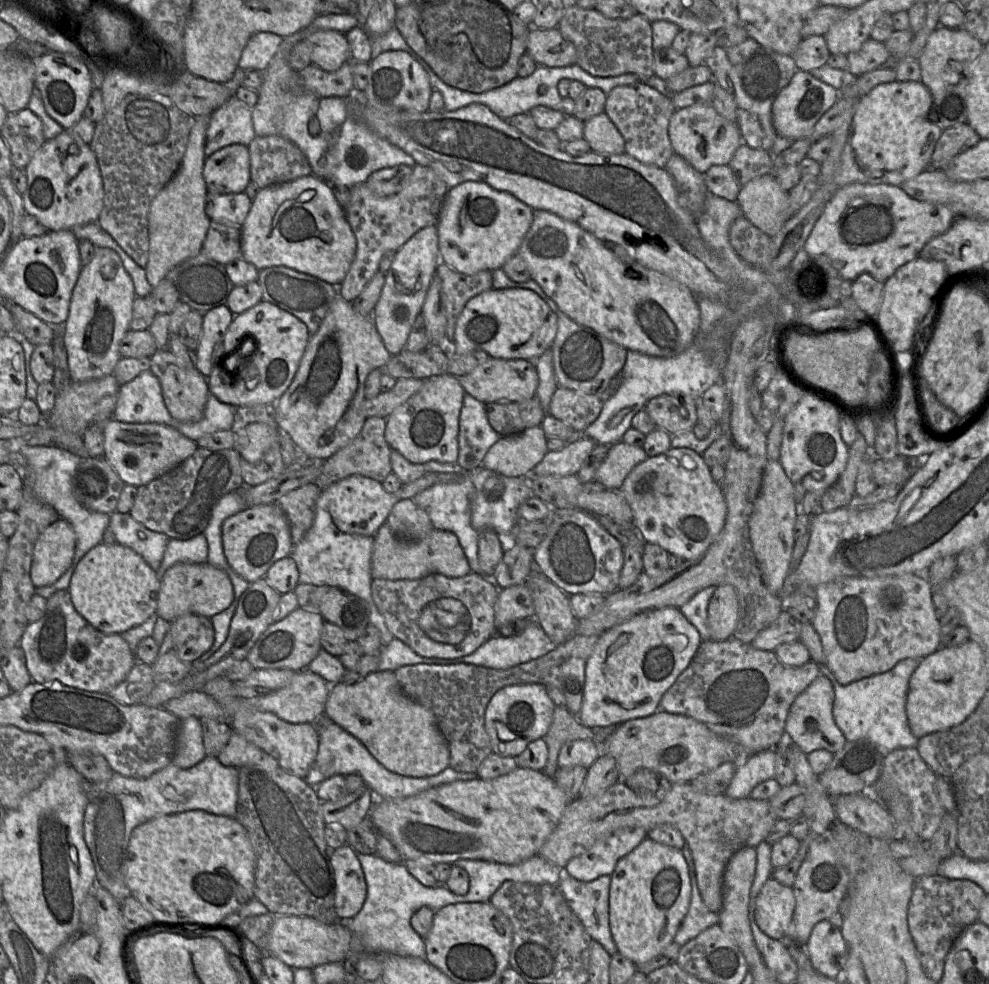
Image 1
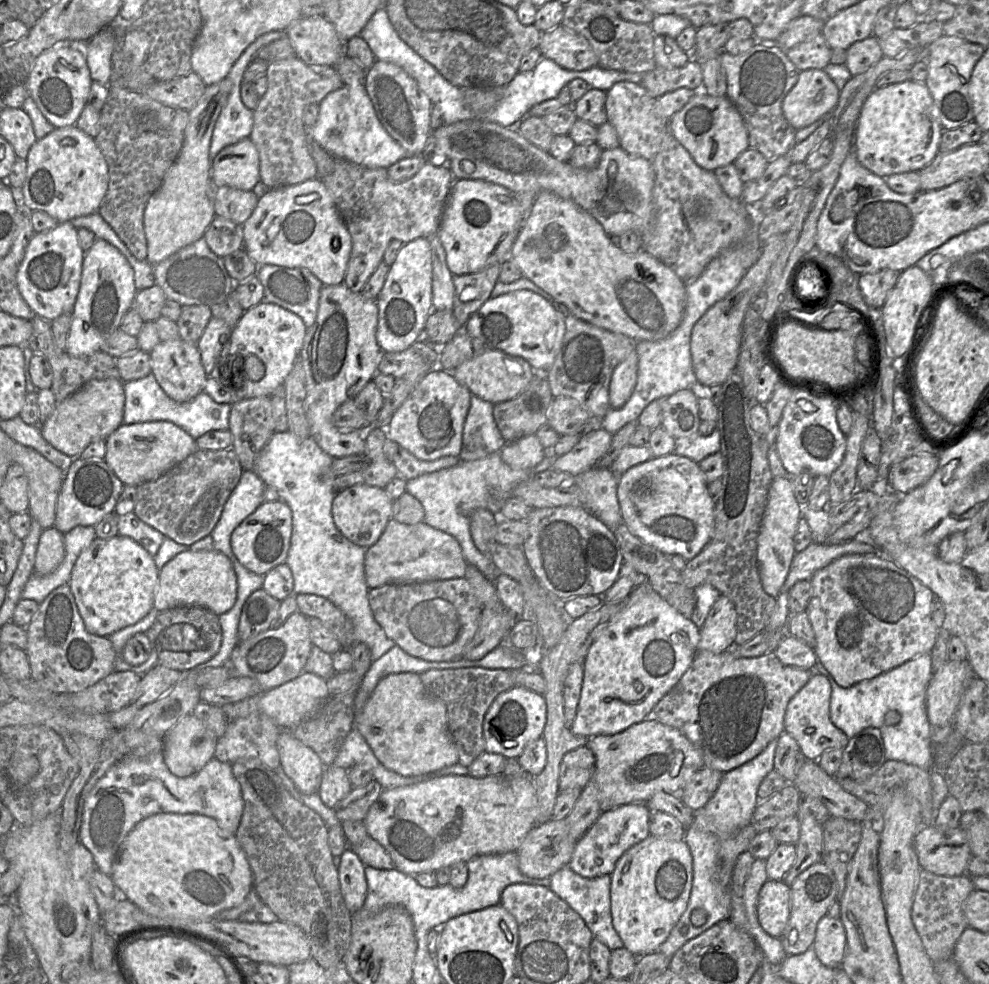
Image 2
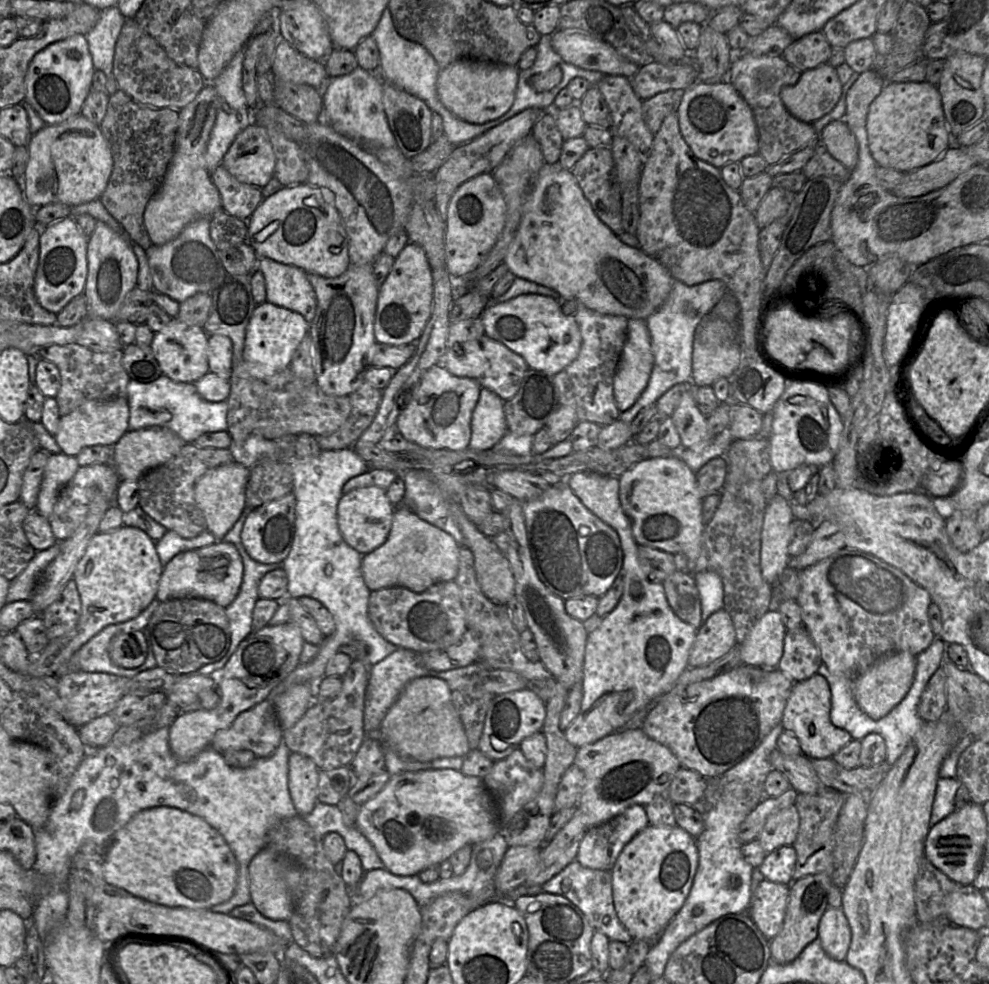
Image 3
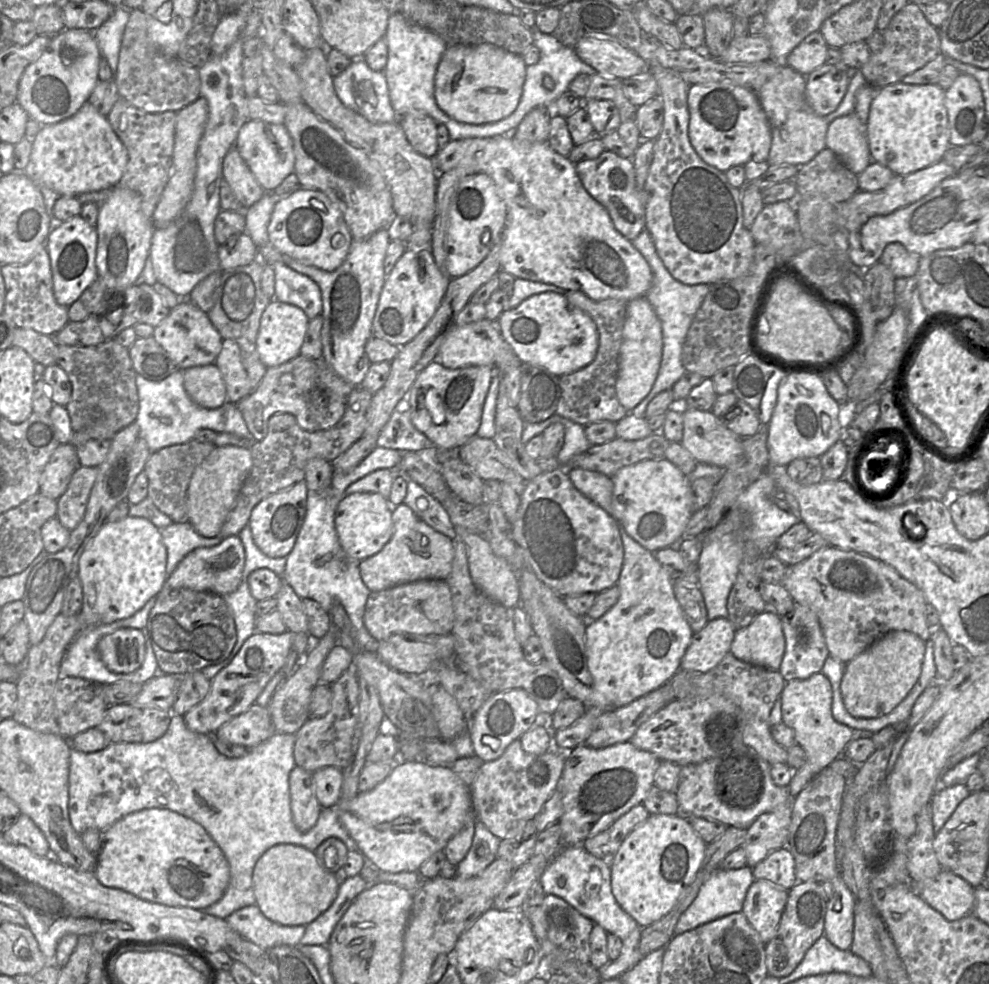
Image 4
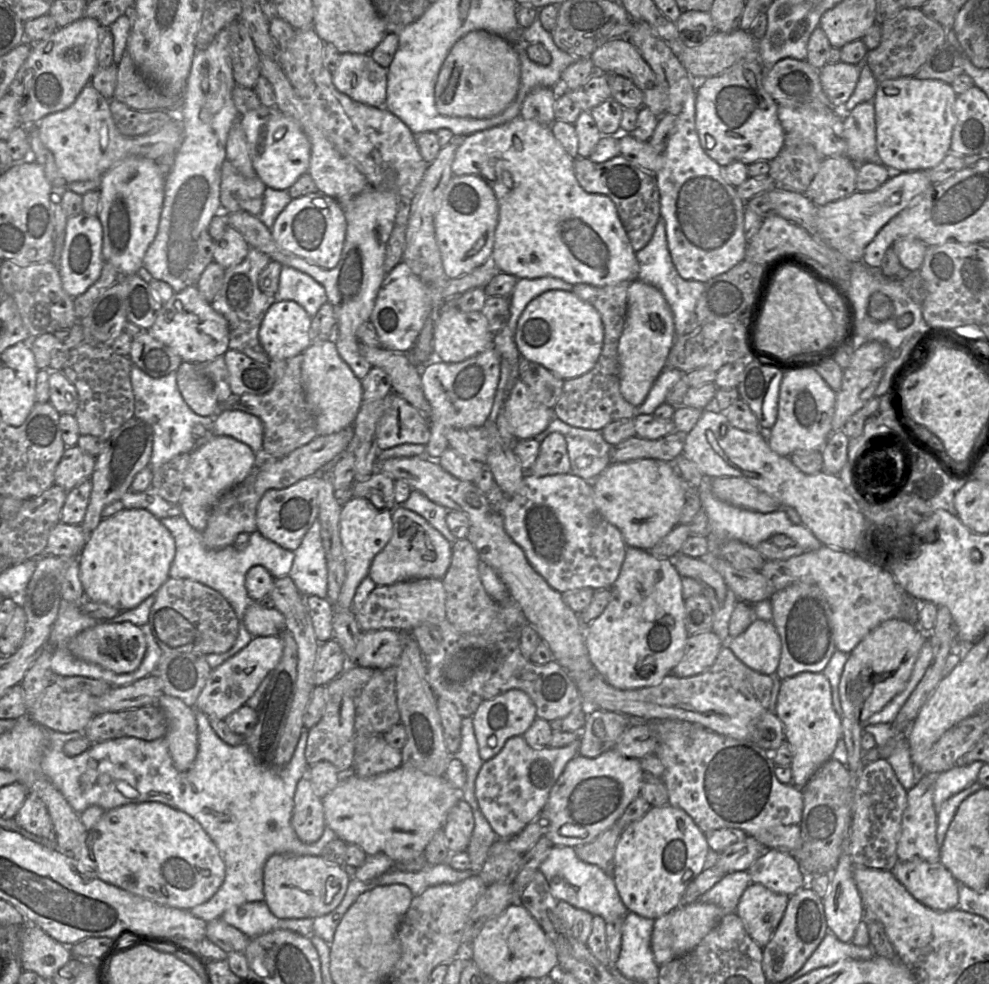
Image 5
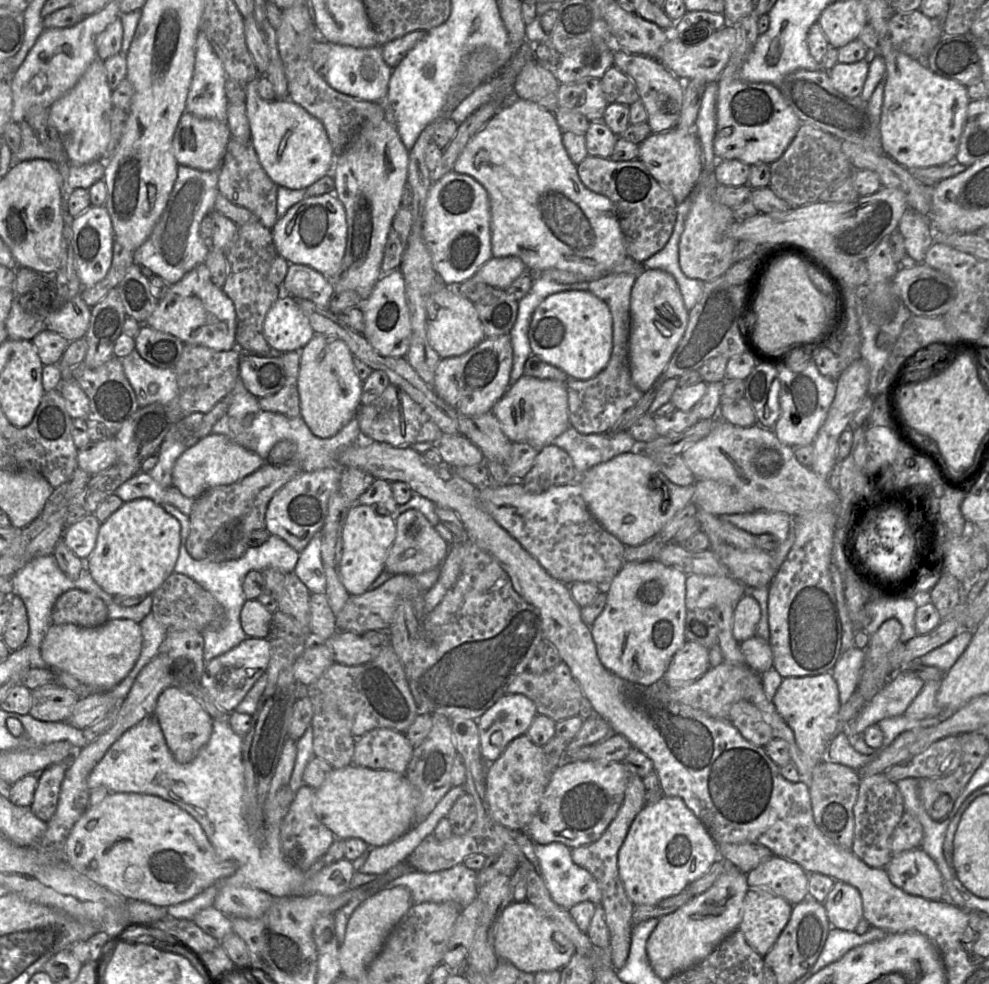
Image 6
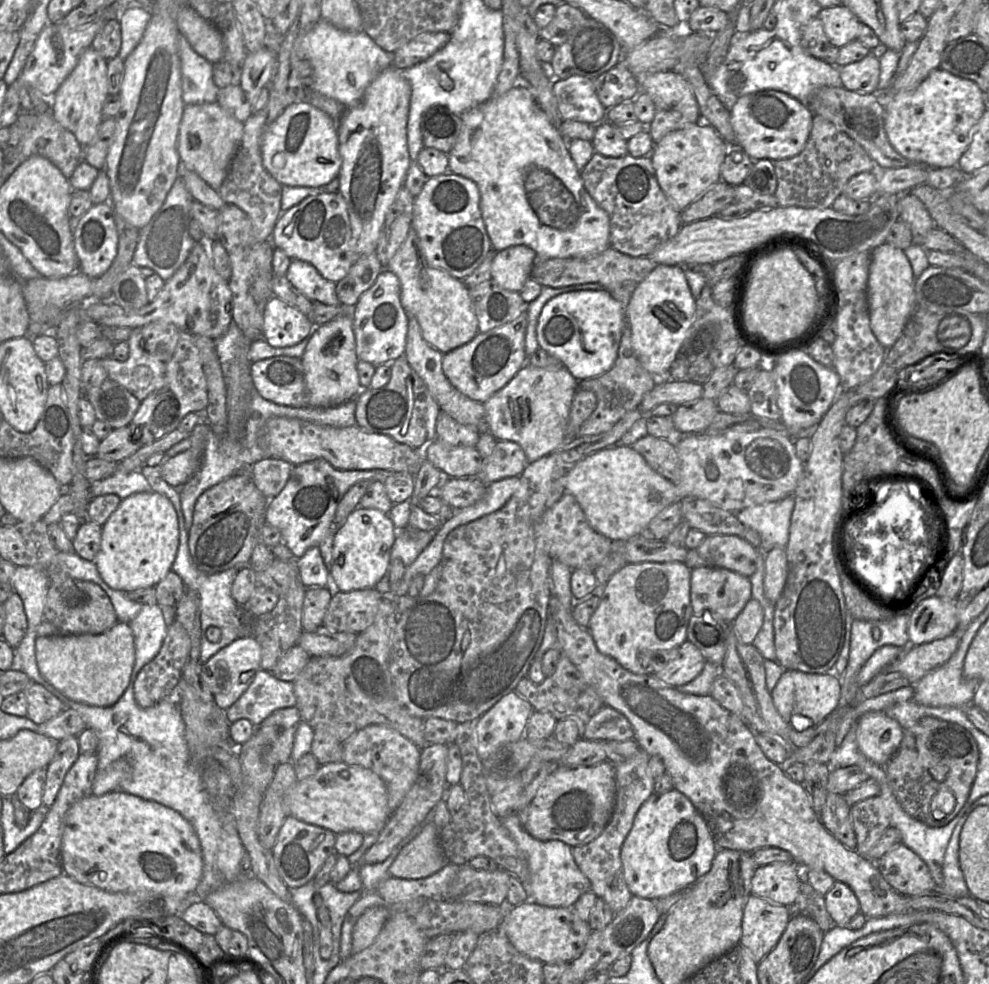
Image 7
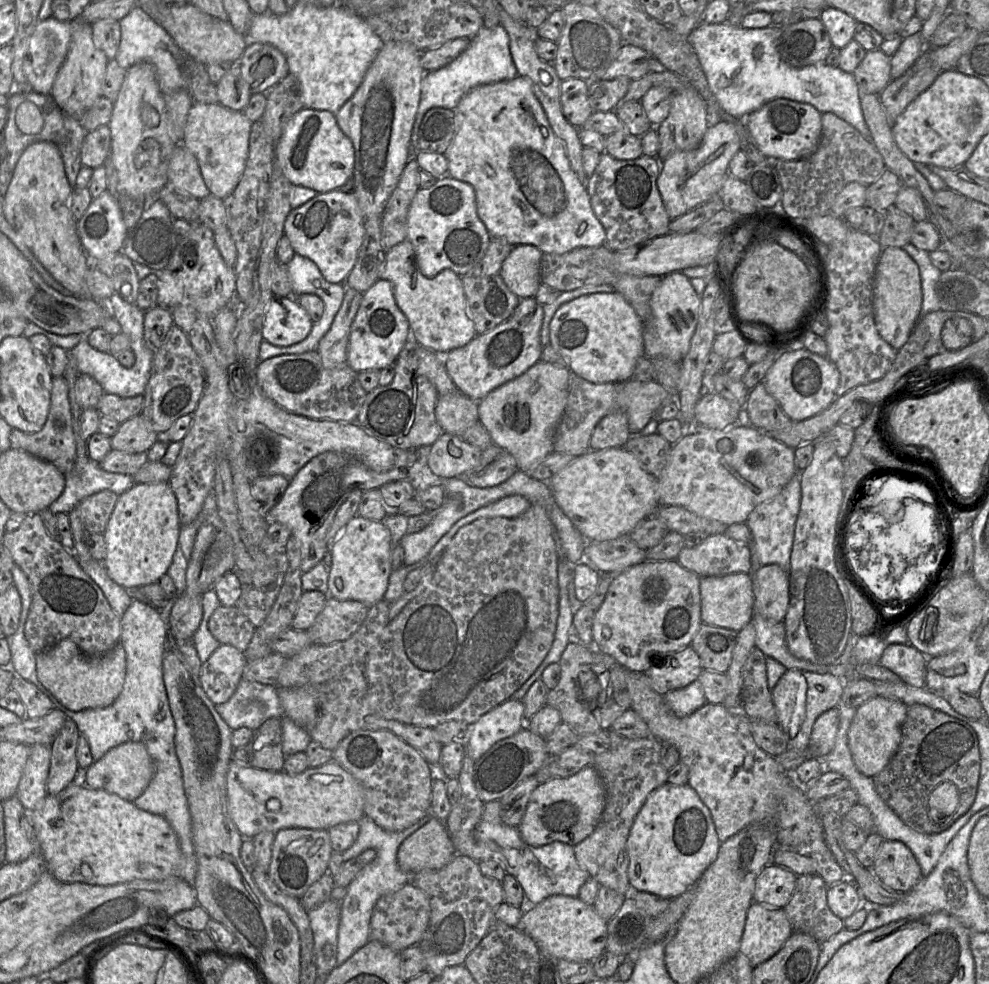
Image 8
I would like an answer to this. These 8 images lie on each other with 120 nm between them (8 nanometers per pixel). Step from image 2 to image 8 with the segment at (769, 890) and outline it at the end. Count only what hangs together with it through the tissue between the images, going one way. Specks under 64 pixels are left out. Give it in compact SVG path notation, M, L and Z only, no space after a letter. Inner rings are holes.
M753 901L747 911L739 952L755 967L772 957L792 932L783 908Z

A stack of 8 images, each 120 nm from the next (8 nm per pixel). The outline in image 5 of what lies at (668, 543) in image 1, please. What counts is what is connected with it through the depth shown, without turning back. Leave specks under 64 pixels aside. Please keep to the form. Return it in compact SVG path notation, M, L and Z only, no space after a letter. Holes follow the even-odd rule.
M655 459L611 463L592 482L594 503L621 533L627 546L649 550L678 524L686 501L674 465Z

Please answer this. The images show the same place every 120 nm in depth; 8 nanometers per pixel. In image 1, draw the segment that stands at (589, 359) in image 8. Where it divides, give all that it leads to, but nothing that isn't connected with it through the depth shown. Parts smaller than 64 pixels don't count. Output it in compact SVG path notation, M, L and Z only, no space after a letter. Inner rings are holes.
M520 288L490 289L471 298L456 322L454 353L461 356L483 350L499 359L535 361L551 349L558 330L558 318L534 291Z

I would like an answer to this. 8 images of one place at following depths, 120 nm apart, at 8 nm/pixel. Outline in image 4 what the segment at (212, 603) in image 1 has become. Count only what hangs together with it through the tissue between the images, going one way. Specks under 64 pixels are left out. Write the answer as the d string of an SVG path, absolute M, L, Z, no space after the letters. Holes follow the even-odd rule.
M230 536L220 544L197 548L187 554L169 575L162 589L188 588L224 596L234 592L241 582L245 565L245 550L239 536Z

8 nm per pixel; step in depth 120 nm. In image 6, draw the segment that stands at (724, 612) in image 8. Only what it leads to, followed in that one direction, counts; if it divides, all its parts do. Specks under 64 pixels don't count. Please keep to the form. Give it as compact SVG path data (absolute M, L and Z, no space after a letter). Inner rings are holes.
M689 574L685 580L685 606L687 610L712 609L716 605L735 606L738 600L747 592L746 586L732 576Z

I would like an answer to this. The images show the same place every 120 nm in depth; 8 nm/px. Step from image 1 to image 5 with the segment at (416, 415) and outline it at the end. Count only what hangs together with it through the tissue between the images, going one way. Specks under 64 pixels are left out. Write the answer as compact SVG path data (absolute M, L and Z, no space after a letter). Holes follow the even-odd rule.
M494 346L459 363L431 360L421 368L421 381L431 406L428 418L431 436L426 445L428 458L438 461L450 447L446 433L449 428L483 427L492 410L499 384L502 357Z

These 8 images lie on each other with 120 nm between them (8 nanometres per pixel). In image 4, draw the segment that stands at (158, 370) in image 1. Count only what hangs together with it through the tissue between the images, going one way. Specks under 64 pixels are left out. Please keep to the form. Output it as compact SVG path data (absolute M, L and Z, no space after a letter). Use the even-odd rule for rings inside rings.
M181 298L178 305L170 309L168 316L154 327L152 337L166 351L177 370L214 363L223 340L207 313L187 298Z

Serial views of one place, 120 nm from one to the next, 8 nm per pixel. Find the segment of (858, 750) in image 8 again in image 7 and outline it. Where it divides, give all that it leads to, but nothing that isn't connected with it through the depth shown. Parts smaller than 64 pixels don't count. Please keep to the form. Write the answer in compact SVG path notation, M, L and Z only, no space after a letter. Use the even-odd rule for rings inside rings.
M884 711L867 712L857 721L860 751L872 762L885 766L899 748L904 729Z

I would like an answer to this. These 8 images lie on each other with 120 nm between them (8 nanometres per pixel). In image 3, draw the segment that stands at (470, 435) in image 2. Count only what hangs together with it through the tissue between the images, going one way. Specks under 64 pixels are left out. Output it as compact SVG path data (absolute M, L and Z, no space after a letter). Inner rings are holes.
M482 388L471 419L469 448L488 450L508 433L504 401L493 391Z

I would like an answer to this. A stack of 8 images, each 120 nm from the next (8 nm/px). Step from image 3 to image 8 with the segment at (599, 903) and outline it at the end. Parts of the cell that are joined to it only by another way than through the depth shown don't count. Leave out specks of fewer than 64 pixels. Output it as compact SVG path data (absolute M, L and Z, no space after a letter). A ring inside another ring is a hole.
M500 801L484 803L481 821L473 834L460 839L458 847L455 848L456 854L467 856L476 862L499 862L507 874L518 880L526 897L535 905L554 895L578 897L581 886L590 875L578 864L574 847L559 841L539 847L530 846L521 839L518 827L508 826L502 821L500 810Z

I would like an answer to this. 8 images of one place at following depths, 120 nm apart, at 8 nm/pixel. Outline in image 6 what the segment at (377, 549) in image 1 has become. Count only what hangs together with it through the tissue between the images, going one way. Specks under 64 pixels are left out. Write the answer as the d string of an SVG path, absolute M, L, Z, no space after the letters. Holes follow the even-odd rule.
M409 509L395 519L396 536L385 561L384 570L392 575L417 575L441 567L449 544L439 535L427 518L416 509Z

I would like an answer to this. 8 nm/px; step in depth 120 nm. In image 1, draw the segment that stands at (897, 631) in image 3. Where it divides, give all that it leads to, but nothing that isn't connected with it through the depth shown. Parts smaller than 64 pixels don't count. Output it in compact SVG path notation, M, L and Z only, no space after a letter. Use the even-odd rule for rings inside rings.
M924 573L889 577L843 577L818 585L814 591L816 612L811 622L818 634L824 654L824 665L841 685L878 675L907 658L922 659L941 646L940 619L932 603L934 587Z

